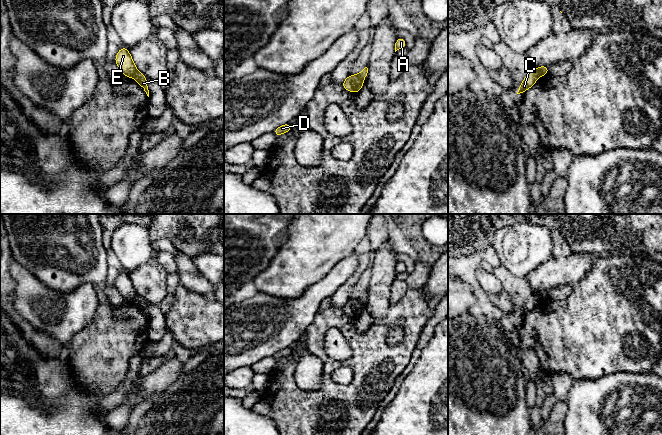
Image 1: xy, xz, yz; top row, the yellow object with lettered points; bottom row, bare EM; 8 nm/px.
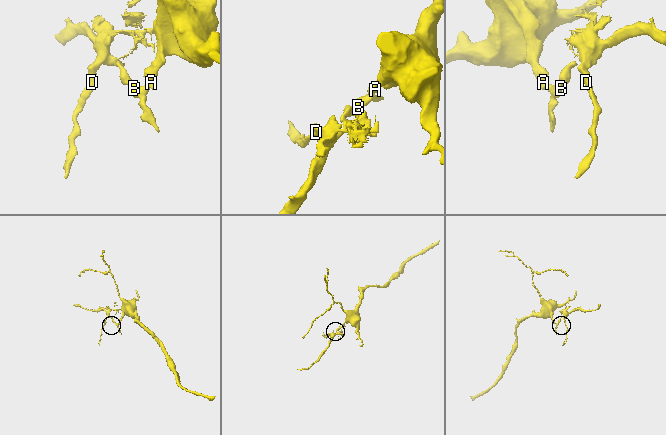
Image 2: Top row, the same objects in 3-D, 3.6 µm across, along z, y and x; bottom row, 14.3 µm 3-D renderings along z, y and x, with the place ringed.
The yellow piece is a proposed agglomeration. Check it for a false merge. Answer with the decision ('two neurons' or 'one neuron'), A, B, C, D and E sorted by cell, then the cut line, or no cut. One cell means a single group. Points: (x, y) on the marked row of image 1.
two neurons; A B C / D E; cut in xz along (357, 75), (362, 80)

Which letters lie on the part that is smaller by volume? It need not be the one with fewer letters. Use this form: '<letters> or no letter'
D, E

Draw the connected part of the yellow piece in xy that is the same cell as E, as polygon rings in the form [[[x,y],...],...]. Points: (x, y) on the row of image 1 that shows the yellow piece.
[[[125,46],[118,51],[114,62],[121,69],[122,73],[128,78],[133,77],[137,72],[137,68],[128,51],[128,48]]]

